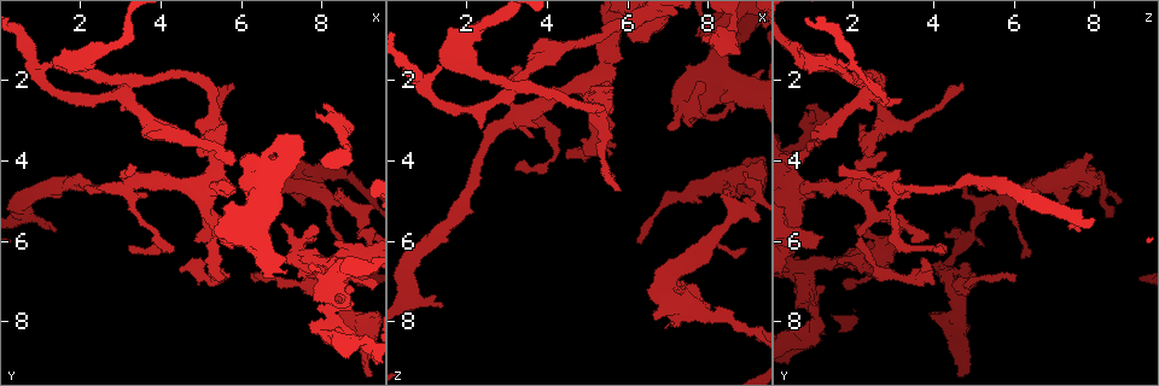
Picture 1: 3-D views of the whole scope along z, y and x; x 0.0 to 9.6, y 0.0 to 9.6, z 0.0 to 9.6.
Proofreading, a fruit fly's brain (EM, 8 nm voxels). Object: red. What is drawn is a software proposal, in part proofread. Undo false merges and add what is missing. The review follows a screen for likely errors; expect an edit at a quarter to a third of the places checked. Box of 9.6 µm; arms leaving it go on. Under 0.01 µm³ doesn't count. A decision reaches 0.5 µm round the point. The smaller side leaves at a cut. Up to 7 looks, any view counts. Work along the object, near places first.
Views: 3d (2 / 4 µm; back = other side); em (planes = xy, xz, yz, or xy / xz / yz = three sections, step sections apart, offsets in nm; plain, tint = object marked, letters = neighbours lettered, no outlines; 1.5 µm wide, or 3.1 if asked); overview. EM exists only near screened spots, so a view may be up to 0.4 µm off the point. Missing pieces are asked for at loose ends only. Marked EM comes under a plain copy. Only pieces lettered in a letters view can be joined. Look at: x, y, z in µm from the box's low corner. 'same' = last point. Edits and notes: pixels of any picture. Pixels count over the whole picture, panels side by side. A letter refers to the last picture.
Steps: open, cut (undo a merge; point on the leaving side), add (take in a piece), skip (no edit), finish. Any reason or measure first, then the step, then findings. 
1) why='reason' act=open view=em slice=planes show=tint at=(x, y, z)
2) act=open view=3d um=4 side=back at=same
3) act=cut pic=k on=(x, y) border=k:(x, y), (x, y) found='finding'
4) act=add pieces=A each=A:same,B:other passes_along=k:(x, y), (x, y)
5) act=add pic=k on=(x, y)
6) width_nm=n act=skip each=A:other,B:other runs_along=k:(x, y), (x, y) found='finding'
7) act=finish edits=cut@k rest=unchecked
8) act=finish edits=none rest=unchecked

why='branch point' act=open view=em slice=yz step=8 show=tint at=(0.60, 5.40, 7.35)

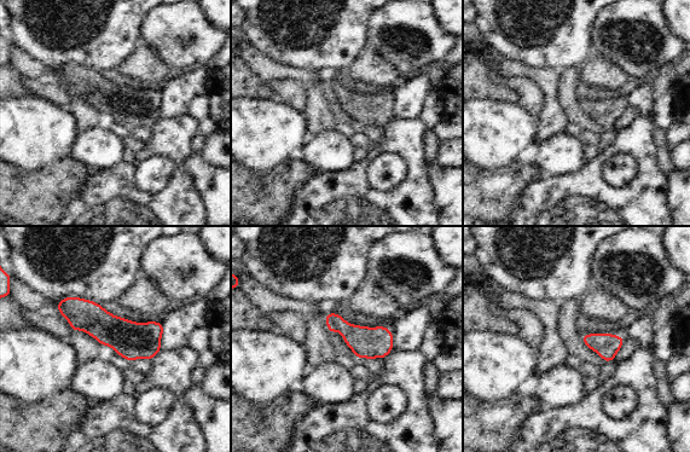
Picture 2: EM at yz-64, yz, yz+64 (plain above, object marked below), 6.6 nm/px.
why='cut it another way' act=open view=em slice=planes show=letters at=same

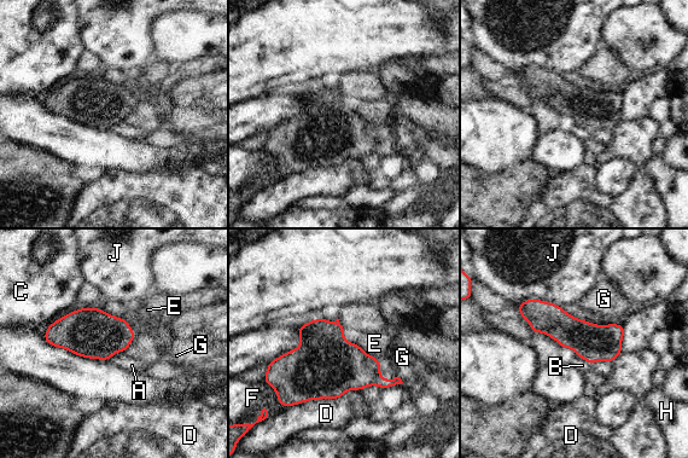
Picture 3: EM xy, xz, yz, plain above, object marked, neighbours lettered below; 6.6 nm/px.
width_nm=200 longest_contact=D:380nm act=skip each=A:other,B:other,C:other,D:other,E:other,F:other,G:other,H:other,J:other found='one neuron here'

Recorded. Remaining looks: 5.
why='thin neck' act=open view=em slice=xz step=4 show=tint at=(4.05, 6.15, 4.00)

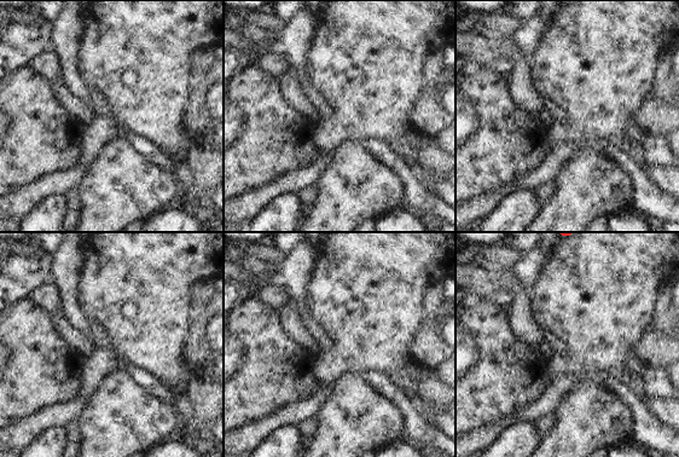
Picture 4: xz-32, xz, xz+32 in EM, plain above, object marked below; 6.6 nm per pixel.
act=open view=em slice=planes show=letters at=same

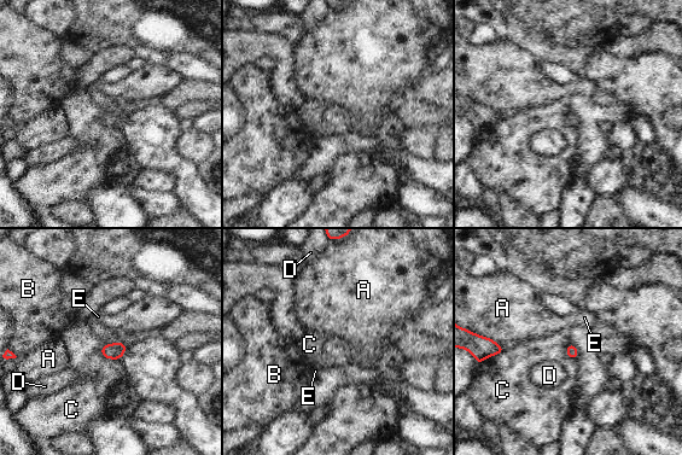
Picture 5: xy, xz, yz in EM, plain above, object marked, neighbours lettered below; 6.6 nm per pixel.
act=skip each=A:other,B:other,C:other,D:other,E:other found='all the same neuron'

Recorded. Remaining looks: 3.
why='branch stops here' act=open view=em slice=planes show=tint at=(8.80, 6.70, 4.95)

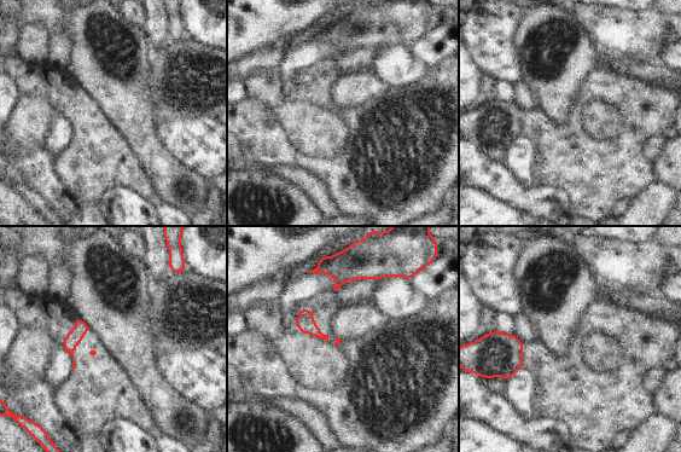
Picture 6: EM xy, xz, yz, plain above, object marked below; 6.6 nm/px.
why='what lies round it' act=open view=em slice=planes show=letters at=same

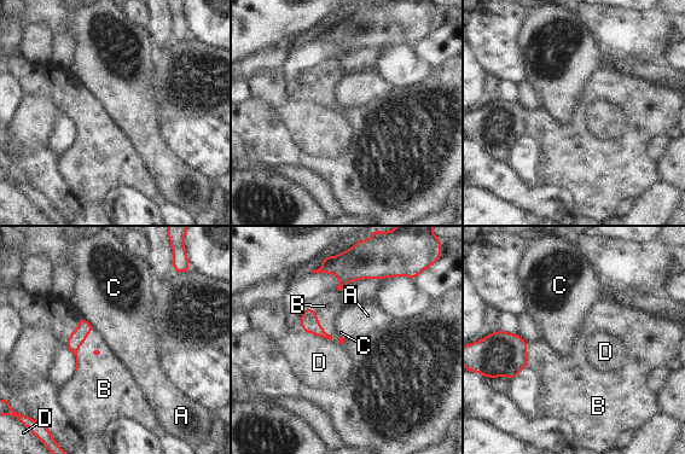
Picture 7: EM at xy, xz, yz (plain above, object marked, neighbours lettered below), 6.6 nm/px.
act=skip each=A:other,B:other,C:other,D:other border=7:(301, 329), (331, 341) found='no lettered piece goes on from it'

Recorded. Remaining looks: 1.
act=finish edits=none rest=unchecked

